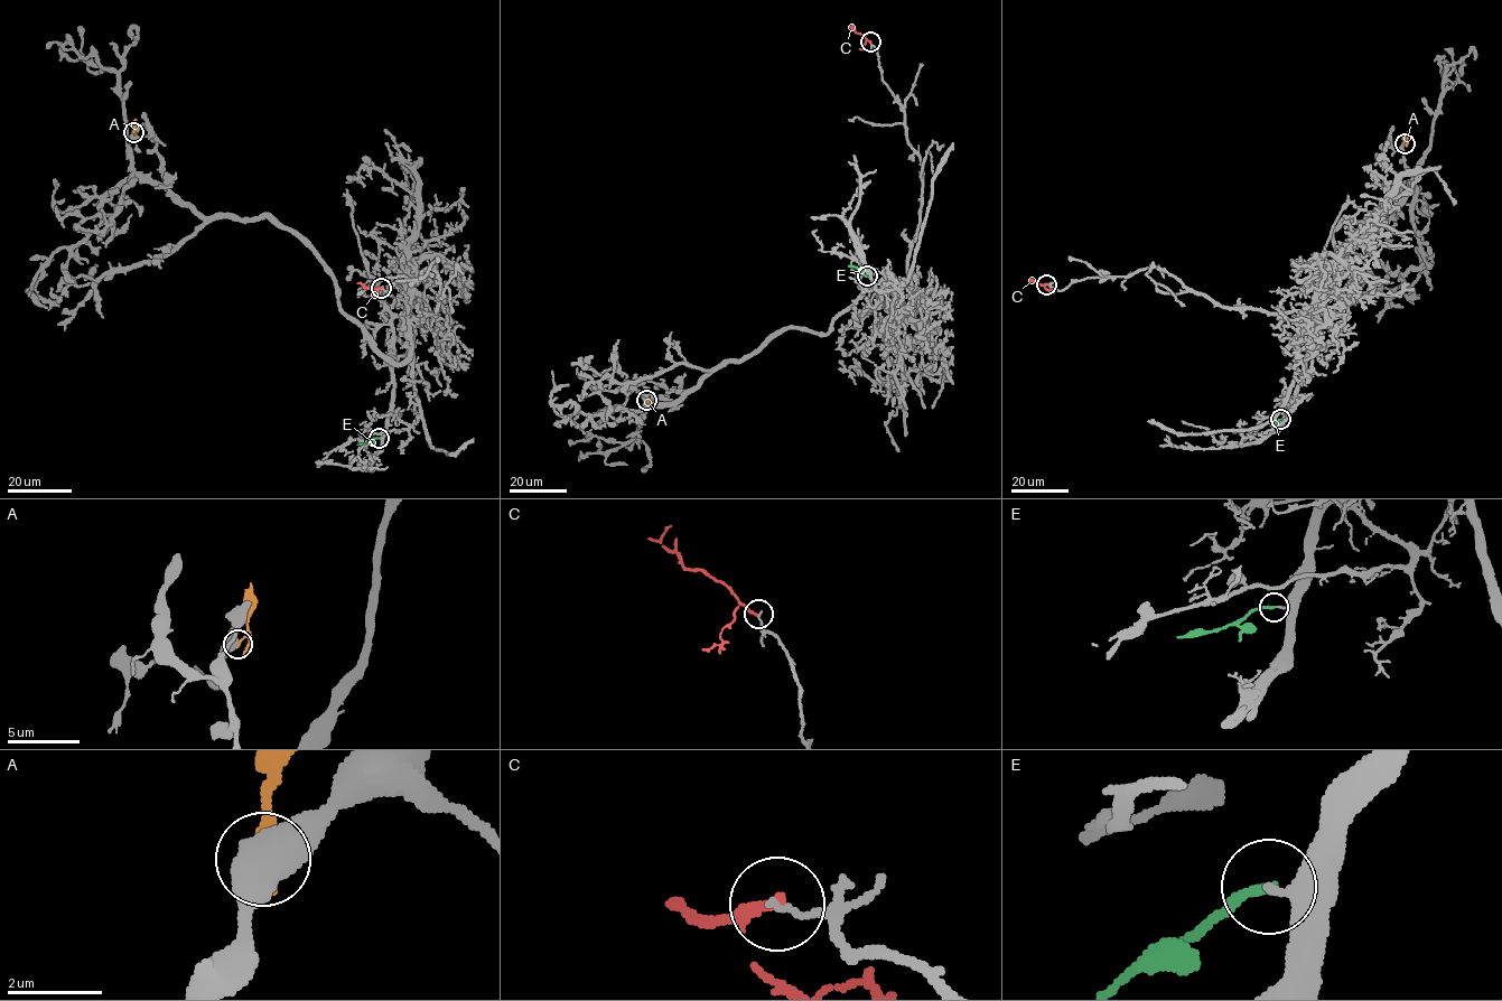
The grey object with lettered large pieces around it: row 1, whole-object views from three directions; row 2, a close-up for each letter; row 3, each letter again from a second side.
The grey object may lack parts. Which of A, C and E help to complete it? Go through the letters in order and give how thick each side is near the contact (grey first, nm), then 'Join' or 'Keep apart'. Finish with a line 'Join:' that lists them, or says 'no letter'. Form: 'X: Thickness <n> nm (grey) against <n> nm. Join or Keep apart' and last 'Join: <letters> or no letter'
A: Thickness 700 nm (grey) against 140 nm. Keep apart
C: Thickness 130 nm (grey) against 220 nm. Keep apart
E: Thickness 140 nm (grey) against 220 nm. Join
Join: E

